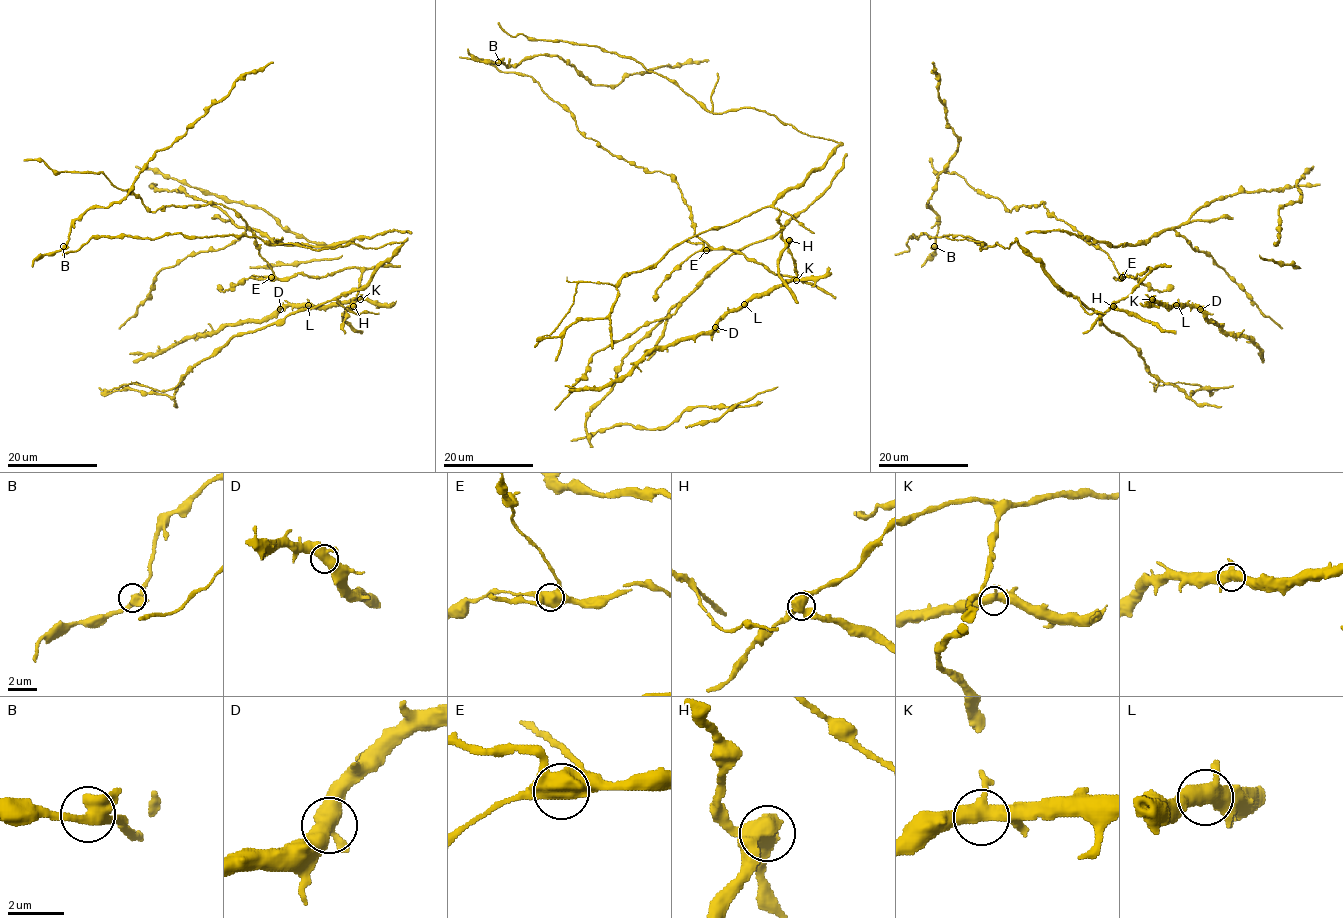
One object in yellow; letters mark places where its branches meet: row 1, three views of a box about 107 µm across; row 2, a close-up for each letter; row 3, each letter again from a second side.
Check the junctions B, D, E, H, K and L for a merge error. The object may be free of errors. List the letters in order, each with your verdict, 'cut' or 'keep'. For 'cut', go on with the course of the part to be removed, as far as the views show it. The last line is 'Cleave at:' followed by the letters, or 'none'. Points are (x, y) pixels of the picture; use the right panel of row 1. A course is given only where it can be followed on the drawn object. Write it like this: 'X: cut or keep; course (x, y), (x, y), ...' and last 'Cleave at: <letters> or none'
B: keep
D: keep
E: keep
H: keep
K: keep
L: keep
Cleave at: none

